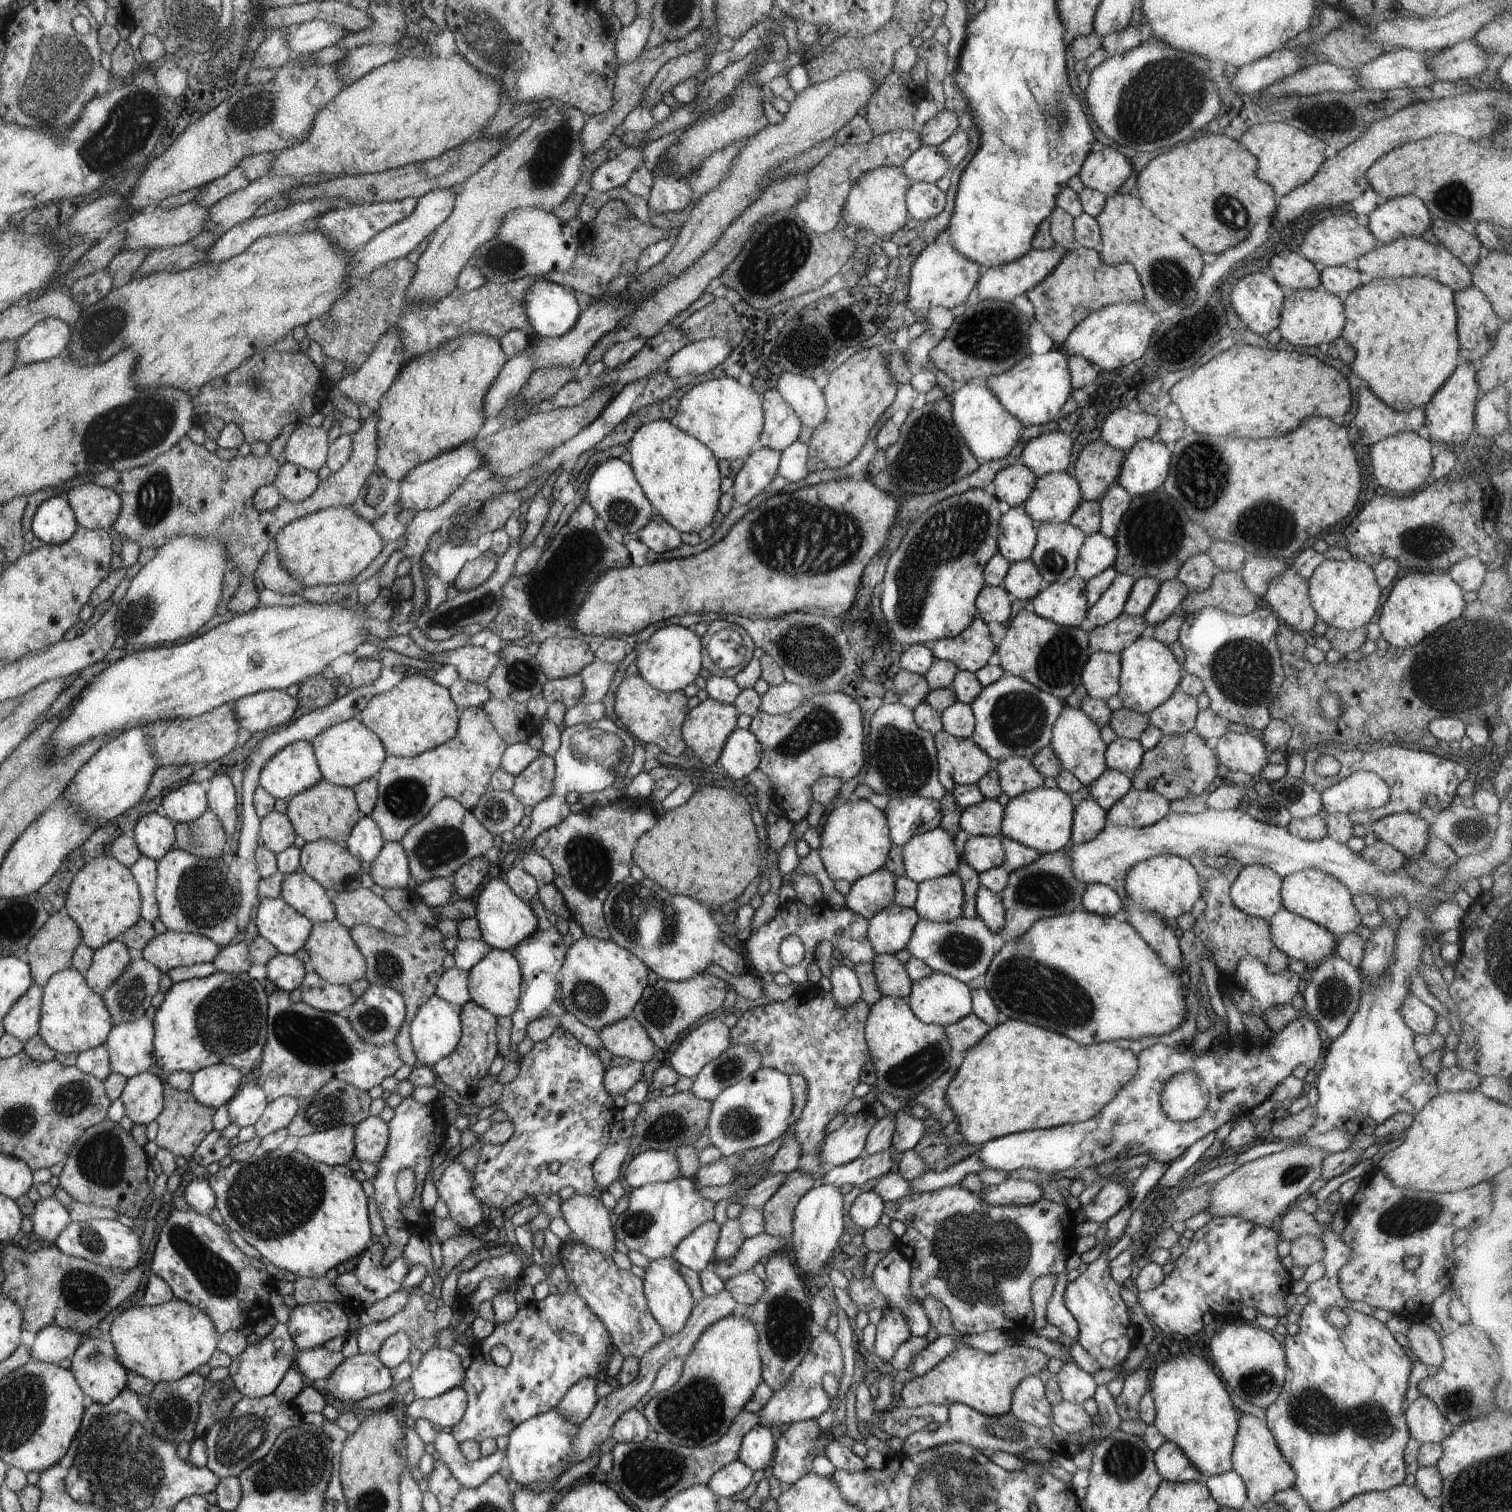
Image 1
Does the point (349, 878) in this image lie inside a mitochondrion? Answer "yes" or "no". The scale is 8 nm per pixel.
yes

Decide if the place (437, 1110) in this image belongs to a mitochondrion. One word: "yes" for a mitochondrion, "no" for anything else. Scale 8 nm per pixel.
no

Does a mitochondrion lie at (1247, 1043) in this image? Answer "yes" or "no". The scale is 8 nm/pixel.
no

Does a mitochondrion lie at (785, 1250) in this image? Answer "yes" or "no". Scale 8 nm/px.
no

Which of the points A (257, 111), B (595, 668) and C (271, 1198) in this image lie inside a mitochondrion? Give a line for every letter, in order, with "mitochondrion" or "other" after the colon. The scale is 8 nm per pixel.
A: mitochondrion
B: other
C: mitochondrion

